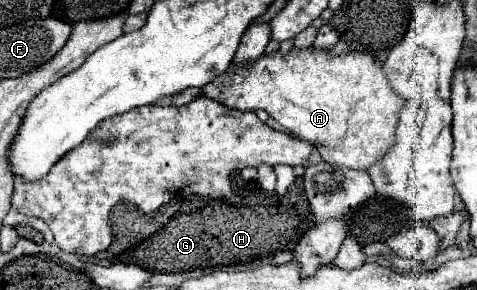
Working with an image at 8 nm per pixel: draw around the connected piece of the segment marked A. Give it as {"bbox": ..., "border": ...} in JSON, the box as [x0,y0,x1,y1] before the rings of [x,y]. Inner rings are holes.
{"bbox":[201,45,405,169],"border":[[[313,45],[305,49],[291,49],[285,55],[281,51],[263,53],[259,59],[247,65],[231,63],[221,77],[201,87],[201,95],[239,111],[263,109],[283,129],[305,141],[317,143],[323,161],[349,169],[369,169],[375,161],[381,161],[385,157],[385,153],[395,145],[399,111],[405,105],[405,99],[391,89],[381,63],[371,53],[349,51],[331,55],[329,49],[317,49]]]}

